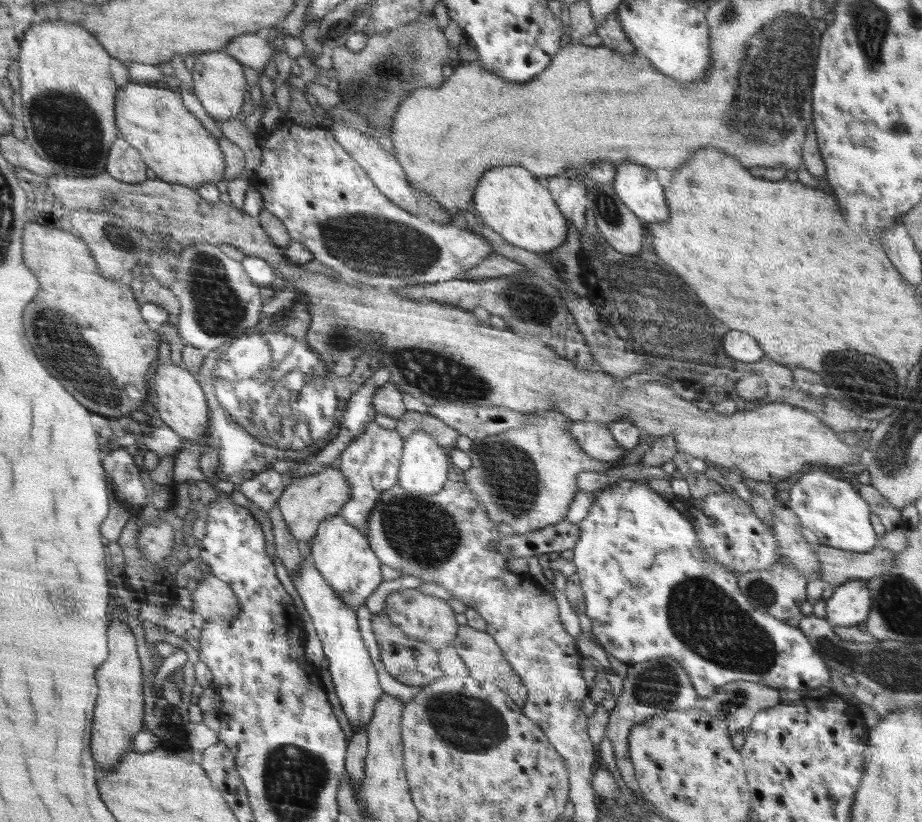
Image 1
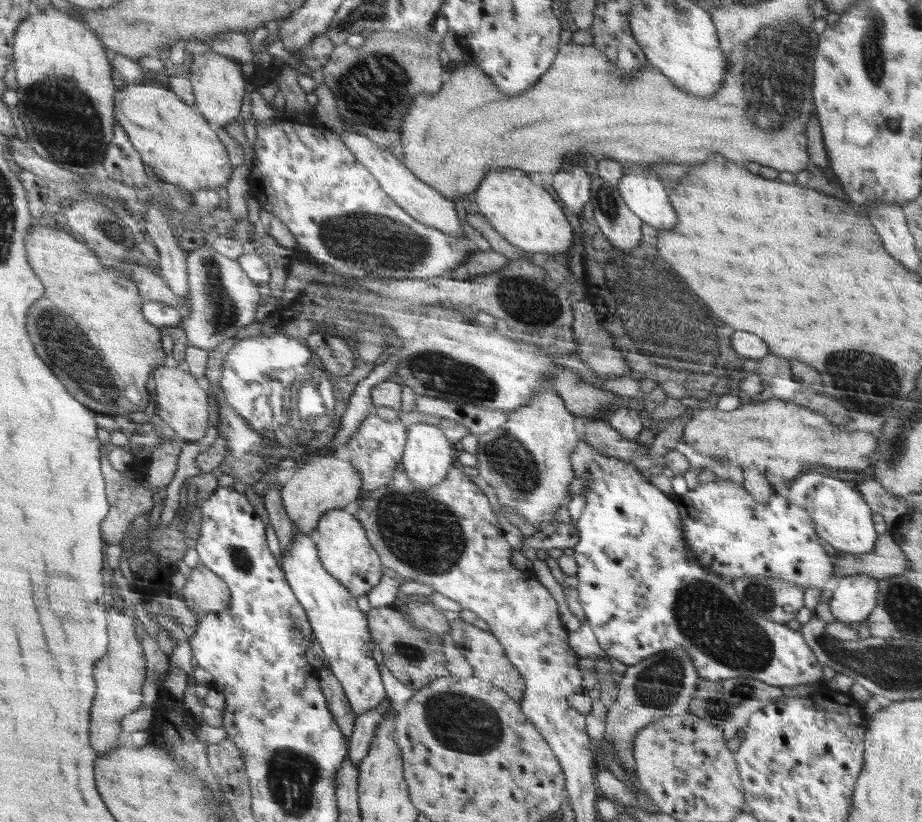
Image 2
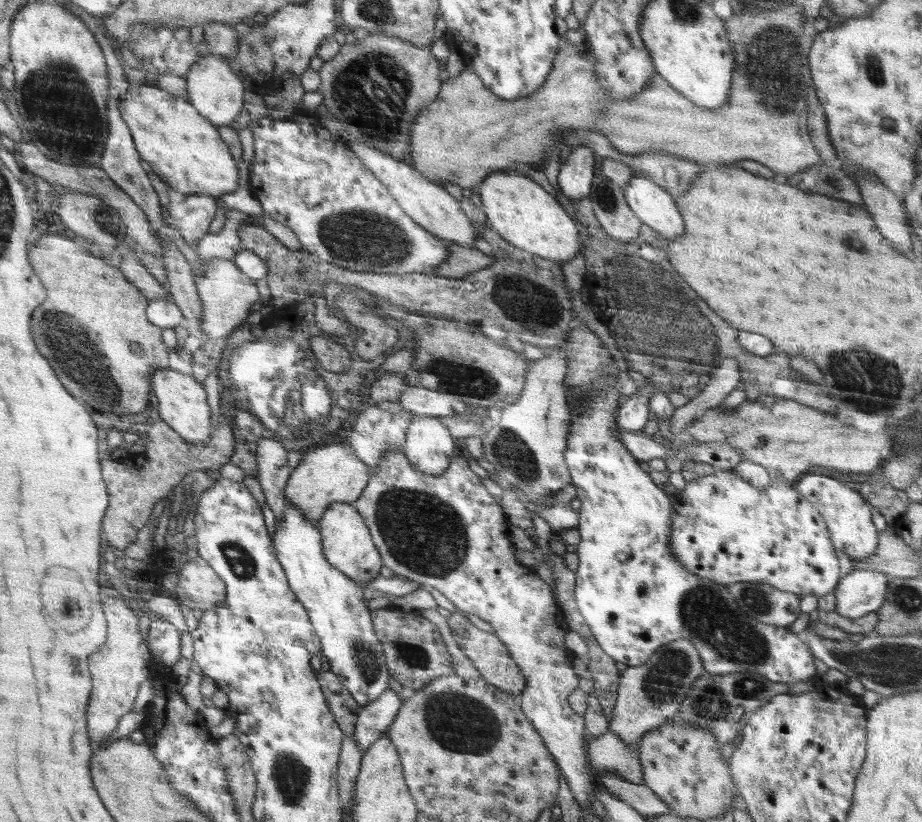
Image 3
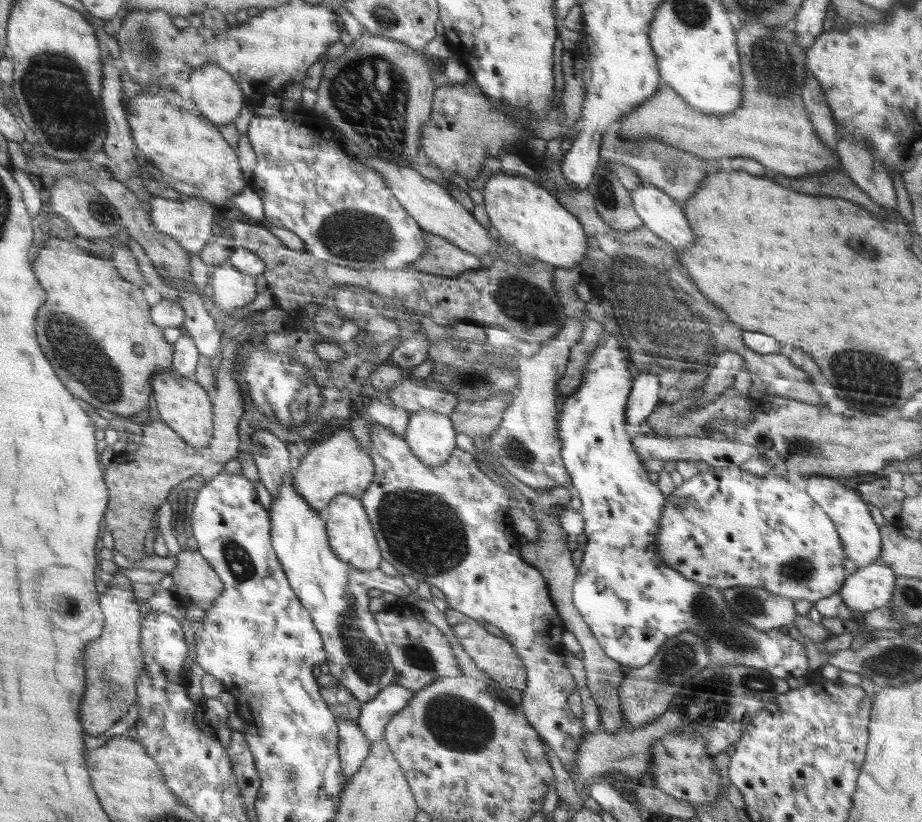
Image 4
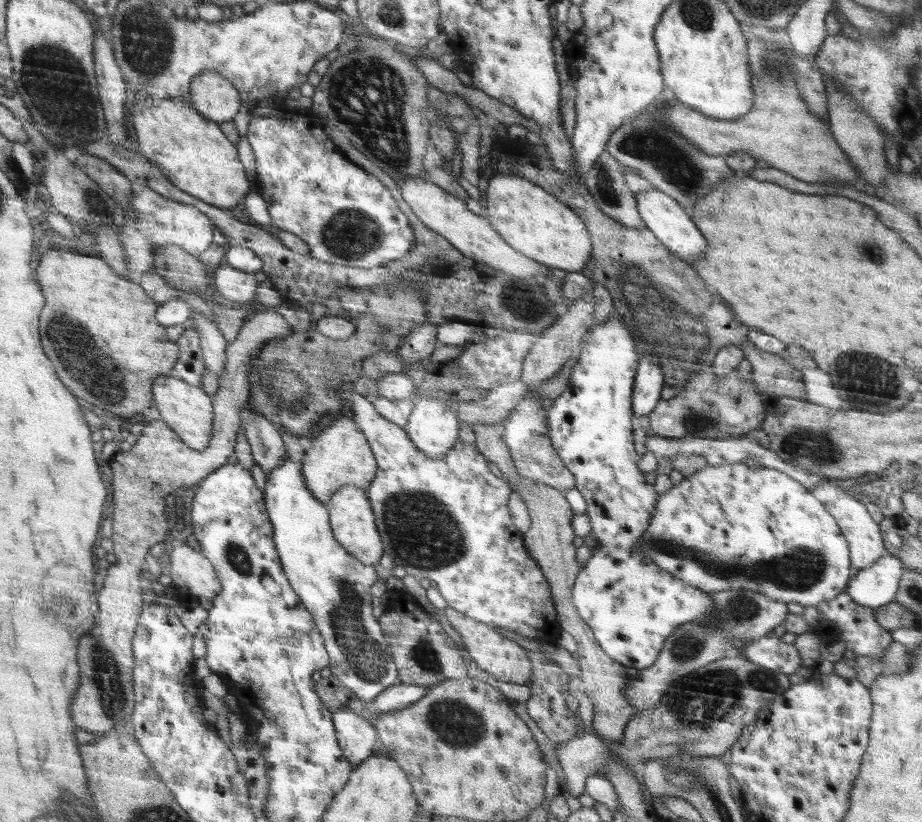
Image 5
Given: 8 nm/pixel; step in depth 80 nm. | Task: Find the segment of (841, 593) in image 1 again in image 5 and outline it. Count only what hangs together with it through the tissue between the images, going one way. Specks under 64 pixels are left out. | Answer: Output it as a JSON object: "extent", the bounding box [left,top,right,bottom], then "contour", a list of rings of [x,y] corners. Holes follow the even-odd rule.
{"extent":[848,552,903,609],"contour":[[[887,552],[874,565],[859,569],[848,594],[862,606],[877,609],[892,602],[903,574],[902,561]]]}

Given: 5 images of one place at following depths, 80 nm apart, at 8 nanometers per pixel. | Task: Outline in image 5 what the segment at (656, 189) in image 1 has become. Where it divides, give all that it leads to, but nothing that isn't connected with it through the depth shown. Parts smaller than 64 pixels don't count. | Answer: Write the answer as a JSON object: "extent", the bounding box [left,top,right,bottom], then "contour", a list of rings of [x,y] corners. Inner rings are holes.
{"extent":[635,189,706,266],"contour":[[[648,189],[637,193],[635,197],[638,202],[638,211],[646,223],[646,228],[650,229],[669,251],[677,254],[681,259],[693,266],[693,262],[698,261],[698,258],[700,258],[700,252],[706,250],[706,240],[698,232],[699,228],[694,220],[688,218],[683,206],[680,206],[680,203],[677,203],[676,199],[672,198],[671,195],[664,194],[656,189]]]}

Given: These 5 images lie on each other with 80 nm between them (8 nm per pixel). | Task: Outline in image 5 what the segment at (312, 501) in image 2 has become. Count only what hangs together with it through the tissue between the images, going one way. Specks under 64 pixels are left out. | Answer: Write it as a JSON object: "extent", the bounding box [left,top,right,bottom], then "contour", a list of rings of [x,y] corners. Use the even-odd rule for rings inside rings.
{"extent":[302,414,378,503],"contour":[[[342,414],[329,417],[312,436],[311,448],[302,459],[302,473],[312,495],[320,503],[328,503],[336,491],[344,486],[368,488],[378,472],[378,462],[366,435],[359,430],[355,420]]]}

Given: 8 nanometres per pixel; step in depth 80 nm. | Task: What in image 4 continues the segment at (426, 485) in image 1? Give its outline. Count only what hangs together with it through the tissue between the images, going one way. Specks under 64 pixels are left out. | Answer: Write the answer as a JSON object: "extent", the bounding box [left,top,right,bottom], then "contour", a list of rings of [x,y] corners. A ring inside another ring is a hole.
{"extent":[403,410,456,466],"contour":[[[420,410],[411,413],[403,438],[416,458],[428,466],[440,466],[451,457],[456,448],[454,430],[451,416]]]}

